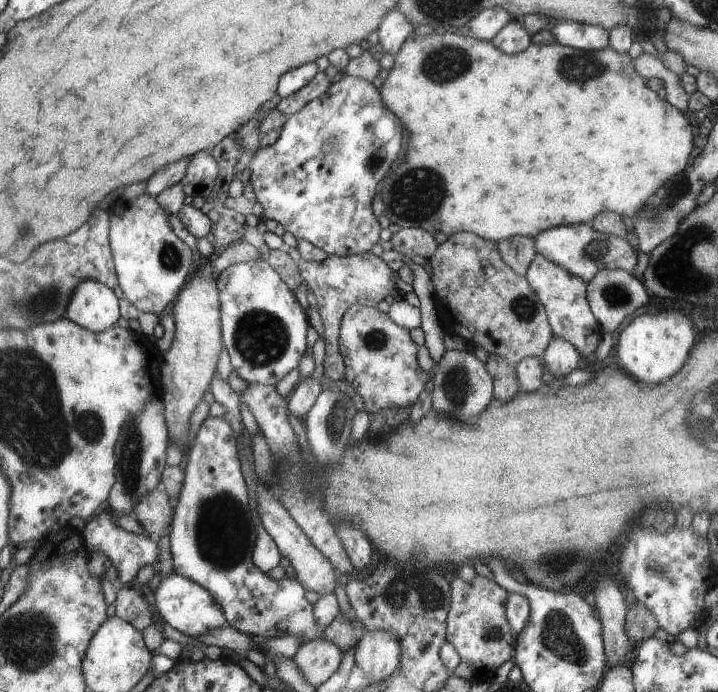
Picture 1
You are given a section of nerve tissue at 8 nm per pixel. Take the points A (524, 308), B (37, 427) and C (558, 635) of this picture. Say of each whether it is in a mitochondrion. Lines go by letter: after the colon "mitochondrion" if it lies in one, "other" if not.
A: mitochondrion
B: mitochondrion
C: mitochondrion

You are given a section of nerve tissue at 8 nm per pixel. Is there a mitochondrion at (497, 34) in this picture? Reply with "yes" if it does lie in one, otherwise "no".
no

